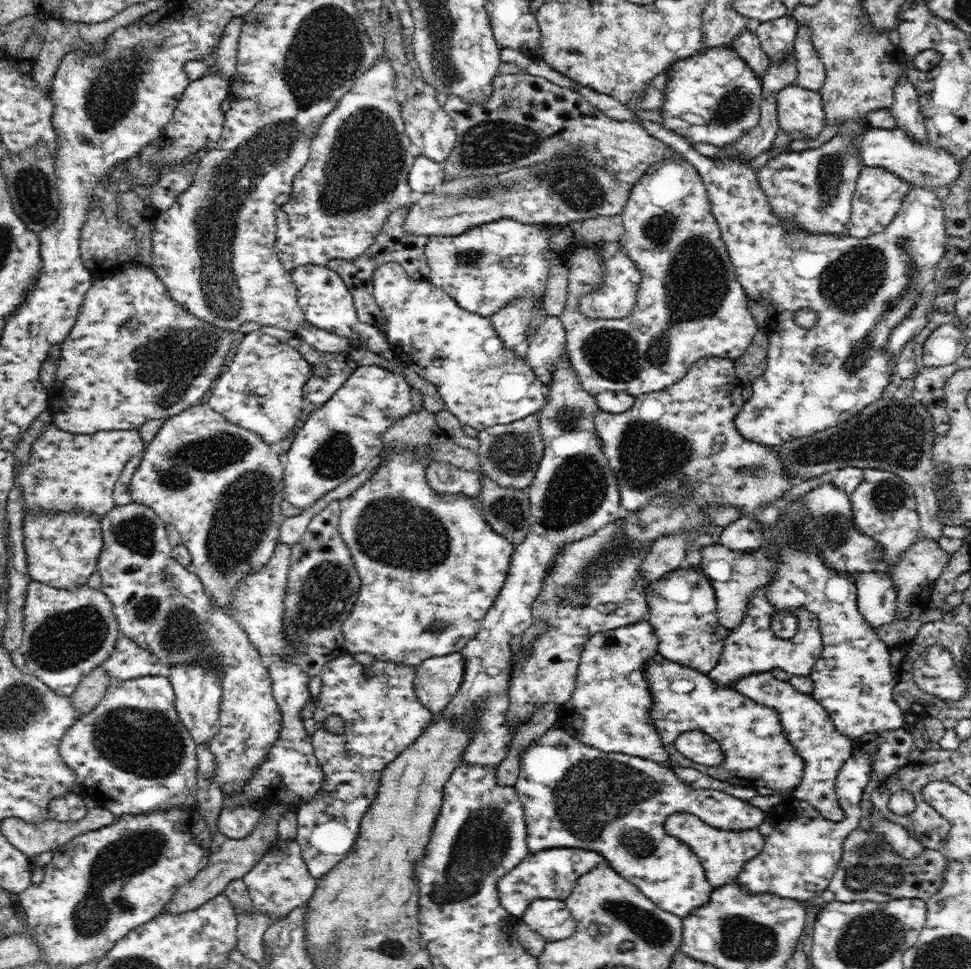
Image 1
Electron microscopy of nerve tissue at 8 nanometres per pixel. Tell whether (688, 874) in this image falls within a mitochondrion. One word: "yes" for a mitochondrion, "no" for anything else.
no

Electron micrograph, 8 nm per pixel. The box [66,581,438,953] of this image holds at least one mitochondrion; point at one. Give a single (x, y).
(116, 864)

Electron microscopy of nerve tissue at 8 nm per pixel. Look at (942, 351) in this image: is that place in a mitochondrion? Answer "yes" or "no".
no

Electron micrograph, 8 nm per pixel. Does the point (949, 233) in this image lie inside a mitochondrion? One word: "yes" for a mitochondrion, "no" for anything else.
no

